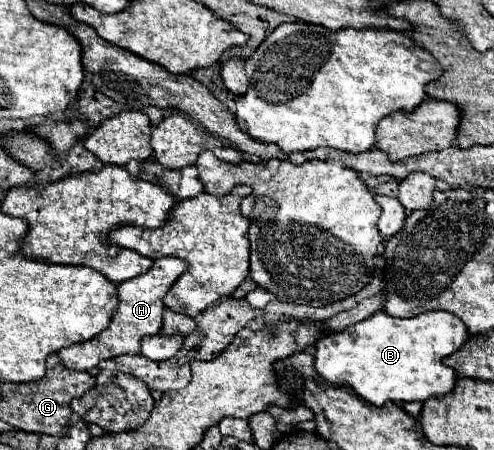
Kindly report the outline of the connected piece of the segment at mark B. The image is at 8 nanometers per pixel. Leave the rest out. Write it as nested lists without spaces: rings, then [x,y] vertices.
[[[378,311],[370,315],[368,319],[346,327],[344,331],[324,335],[316,341],[316,353],[314,353],[314,365],[322,379],[326,379],[332,385],[346,385],[352,387],[356,395],[360,395],[364,401],[372,403],[374,407],[382,407],[386,401],[404,403],[404,401],[426,401],[430,397],[438,397],[444,393],[450,393],[456,383],[456,373],[442,363],[444,357],[458,351],[462,343],[468,339],[466,325],[452,313],[444,311],[430,311],[420,313],[410,319],[398,319],[390,317],[384,311]]]

